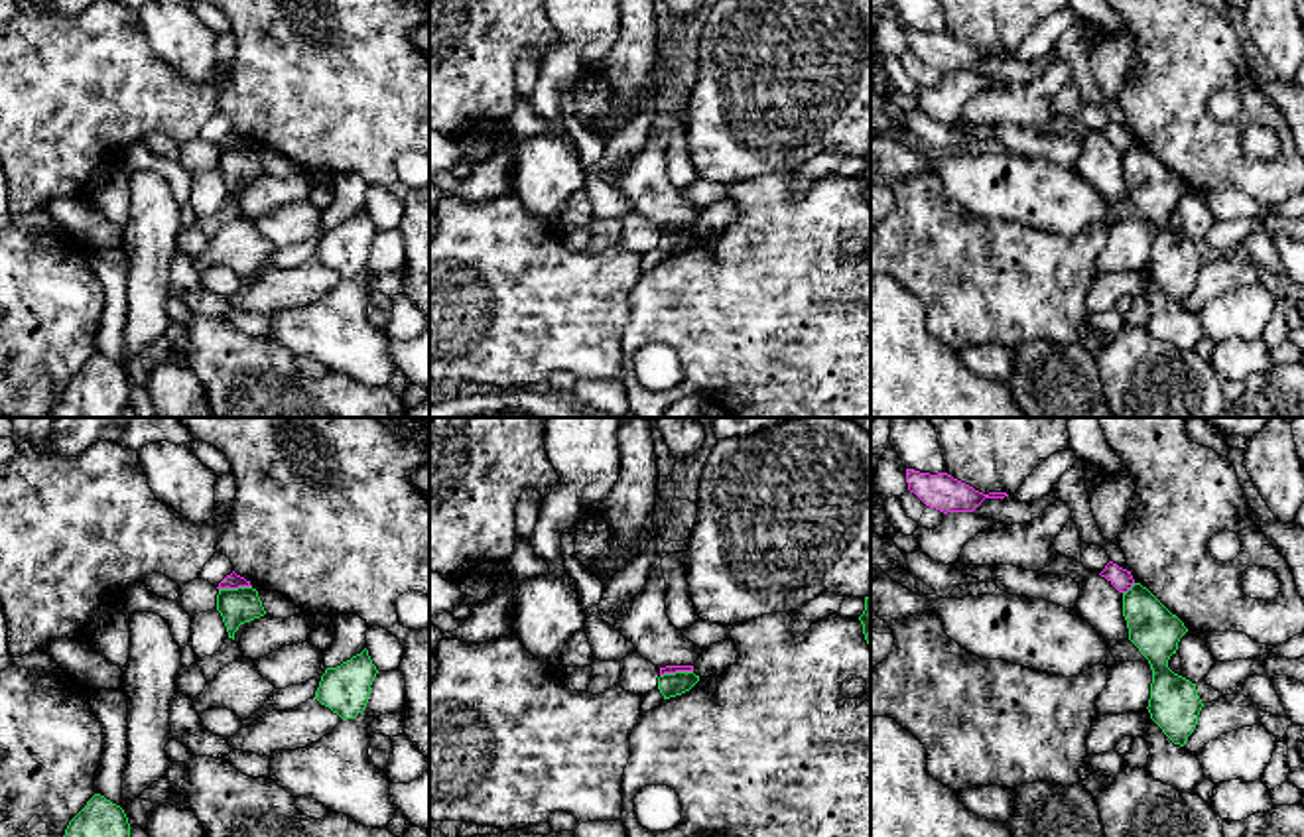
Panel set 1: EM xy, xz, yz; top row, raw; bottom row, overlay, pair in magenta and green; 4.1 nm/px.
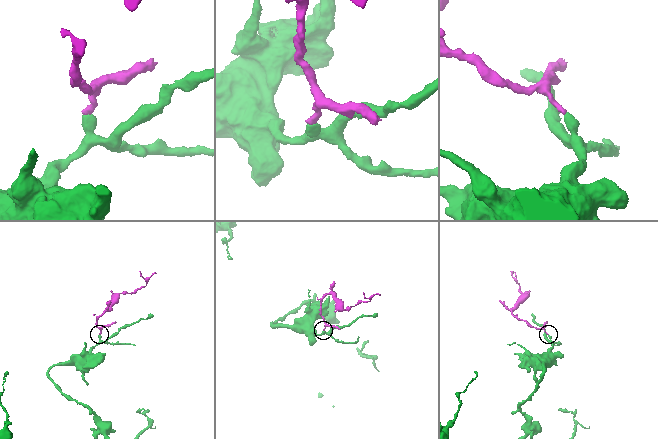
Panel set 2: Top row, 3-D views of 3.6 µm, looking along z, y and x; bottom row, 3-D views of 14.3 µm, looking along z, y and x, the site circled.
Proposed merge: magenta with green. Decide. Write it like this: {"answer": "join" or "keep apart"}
{"answer": "keep apart"}

